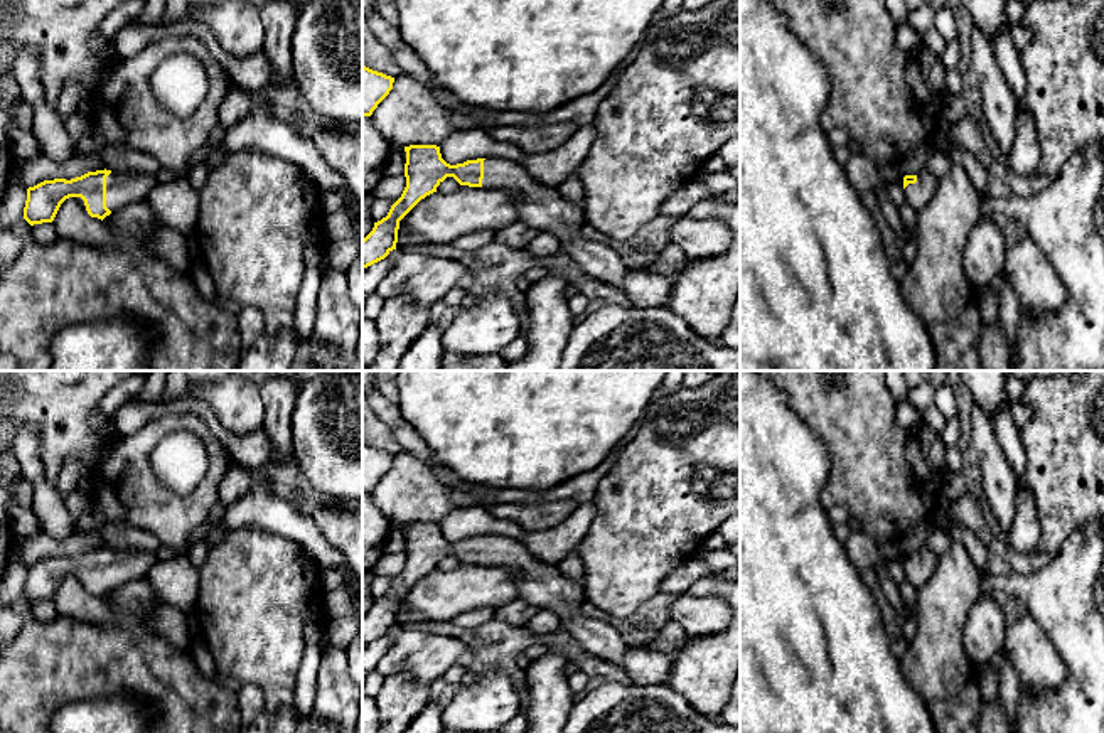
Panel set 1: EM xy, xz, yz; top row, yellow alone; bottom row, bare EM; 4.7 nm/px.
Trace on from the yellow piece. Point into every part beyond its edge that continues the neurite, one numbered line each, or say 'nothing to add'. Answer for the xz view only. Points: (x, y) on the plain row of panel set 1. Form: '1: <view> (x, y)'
1: xz (541, 585)

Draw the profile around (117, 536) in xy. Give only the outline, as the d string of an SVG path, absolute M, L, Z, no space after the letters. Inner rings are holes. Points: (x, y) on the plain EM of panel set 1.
M118 522L105 524L99 529L99 536L105 546L111 549L155 553L158 548L162 548L155 534Z

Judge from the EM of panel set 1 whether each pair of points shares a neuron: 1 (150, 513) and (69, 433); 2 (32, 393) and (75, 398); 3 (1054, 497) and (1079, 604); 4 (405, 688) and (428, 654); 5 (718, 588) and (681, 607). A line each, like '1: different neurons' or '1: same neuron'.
1: different neurons
2: same neuron
3: different neurons
4: different neurons
5: different neurons

